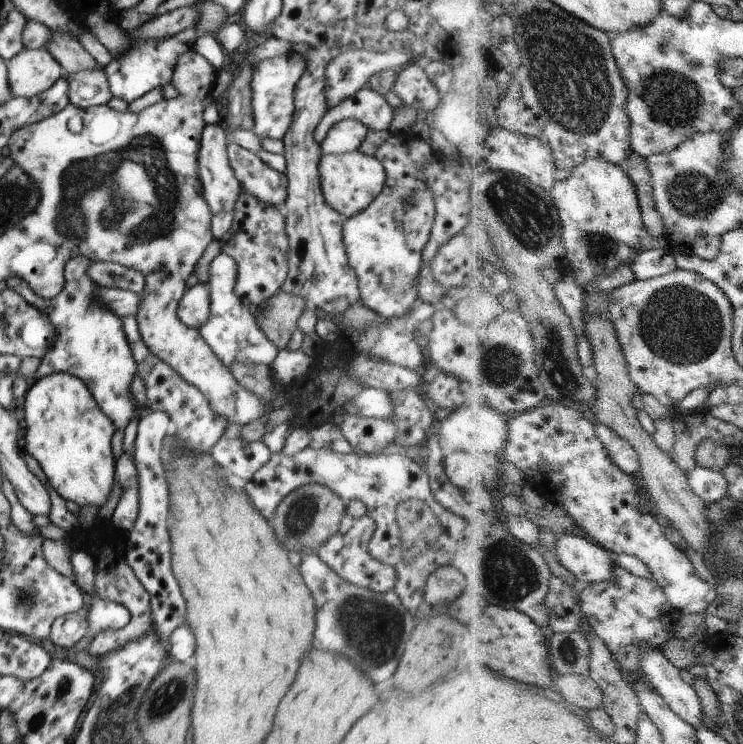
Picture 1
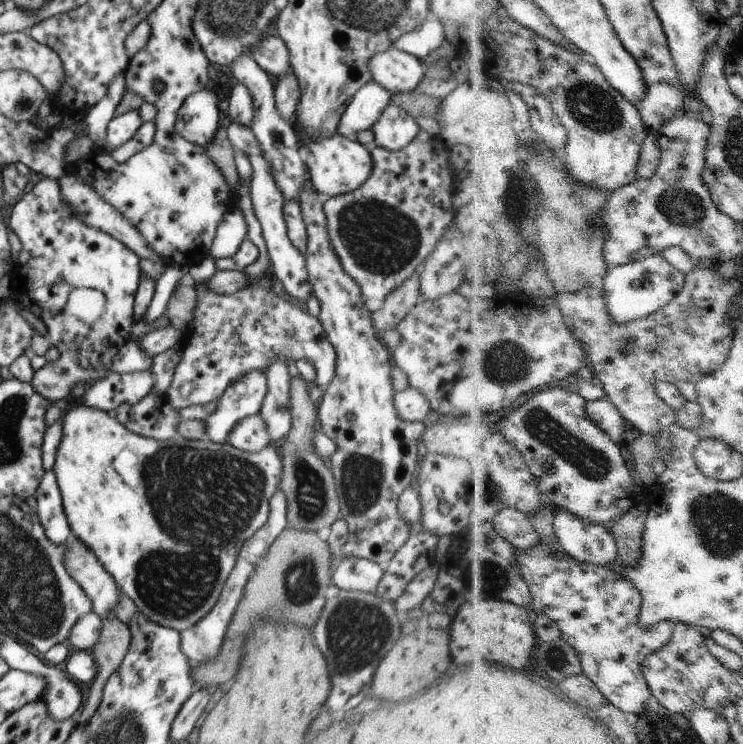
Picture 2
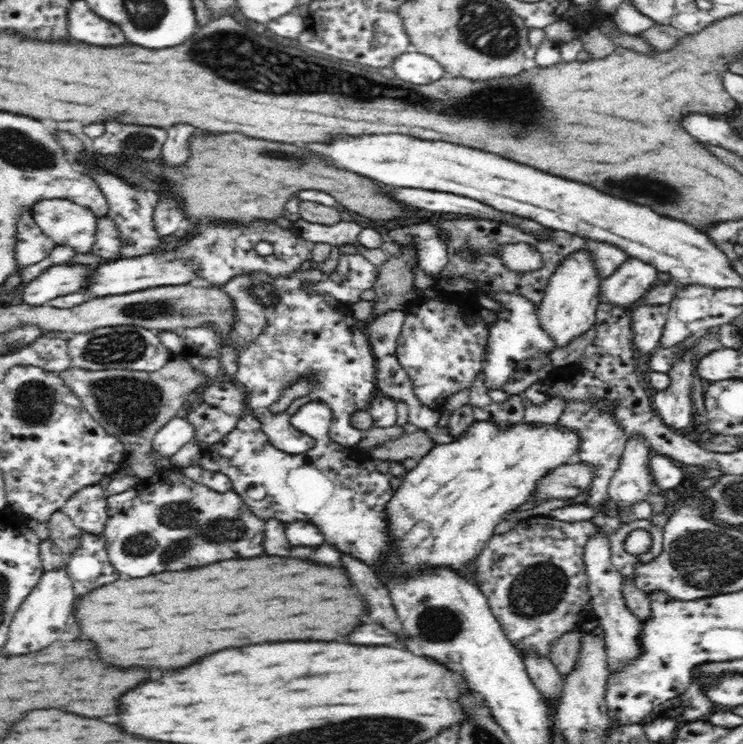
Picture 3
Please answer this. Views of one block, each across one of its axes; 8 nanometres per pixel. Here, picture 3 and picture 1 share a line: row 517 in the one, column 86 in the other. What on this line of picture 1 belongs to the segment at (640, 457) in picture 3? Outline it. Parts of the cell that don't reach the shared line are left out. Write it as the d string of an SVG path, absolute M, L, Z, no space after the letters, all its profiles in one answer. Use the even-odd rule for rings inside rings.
M81 612L69 614L53 621L49 638L56 646L72 648L86 636L88 627L88 620Z

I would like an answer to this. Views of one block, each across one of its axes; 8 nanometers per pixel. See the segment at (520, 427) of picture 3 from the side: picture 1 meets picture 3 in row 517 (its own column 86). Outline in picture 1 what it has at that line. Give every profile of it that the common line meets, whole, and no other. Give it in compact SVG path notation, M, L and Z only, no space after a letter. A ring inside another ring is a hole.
M66 372L34 379L24 397L24 420L26 430L23 431L23 449L40 463L54 490L65 500L76 502L81 507L86 504L104 506L114 490L116 460L110 442L116 428L112 420L100 410L85 382Z

